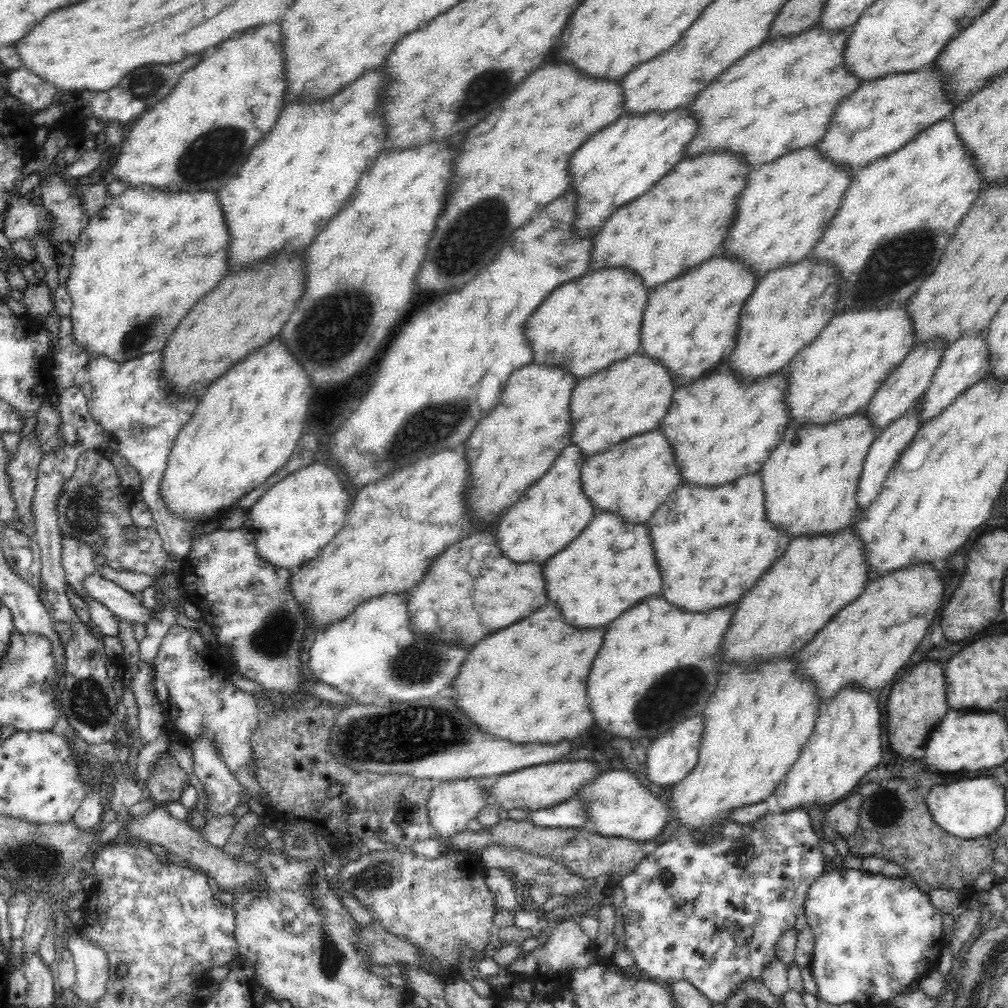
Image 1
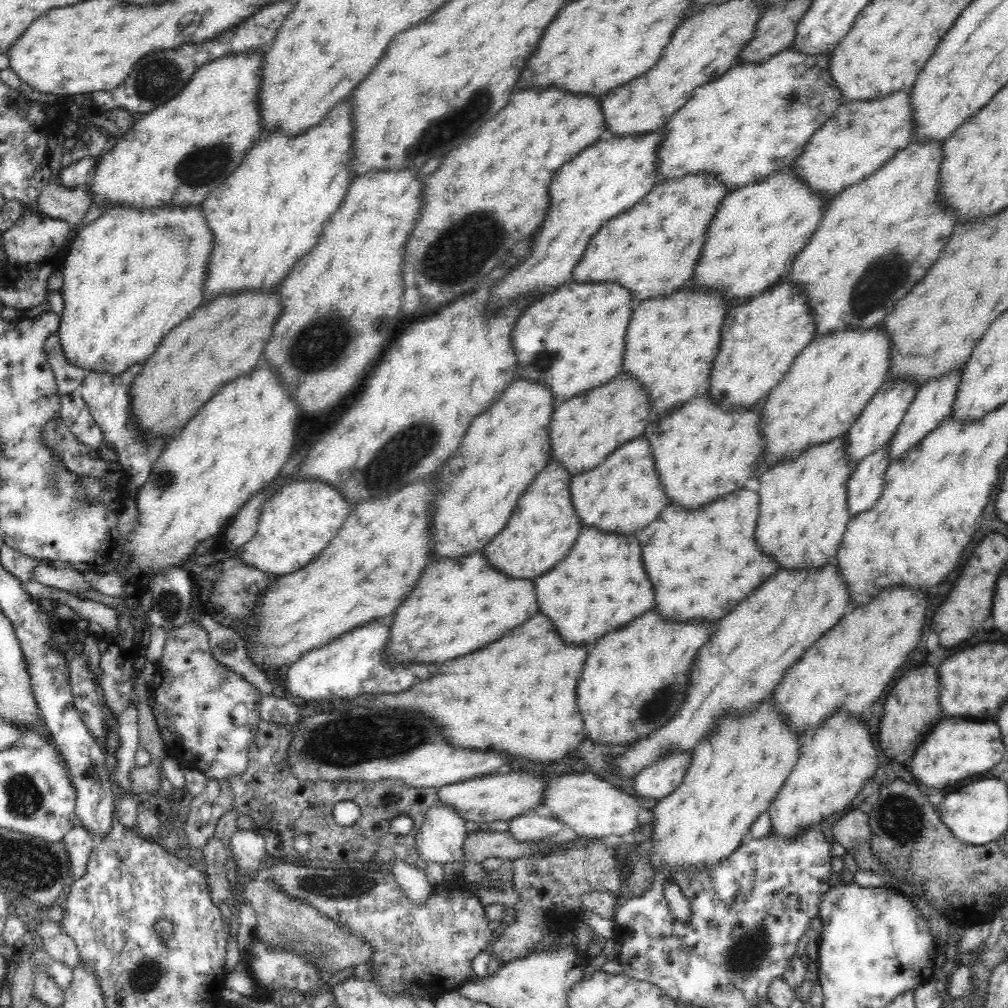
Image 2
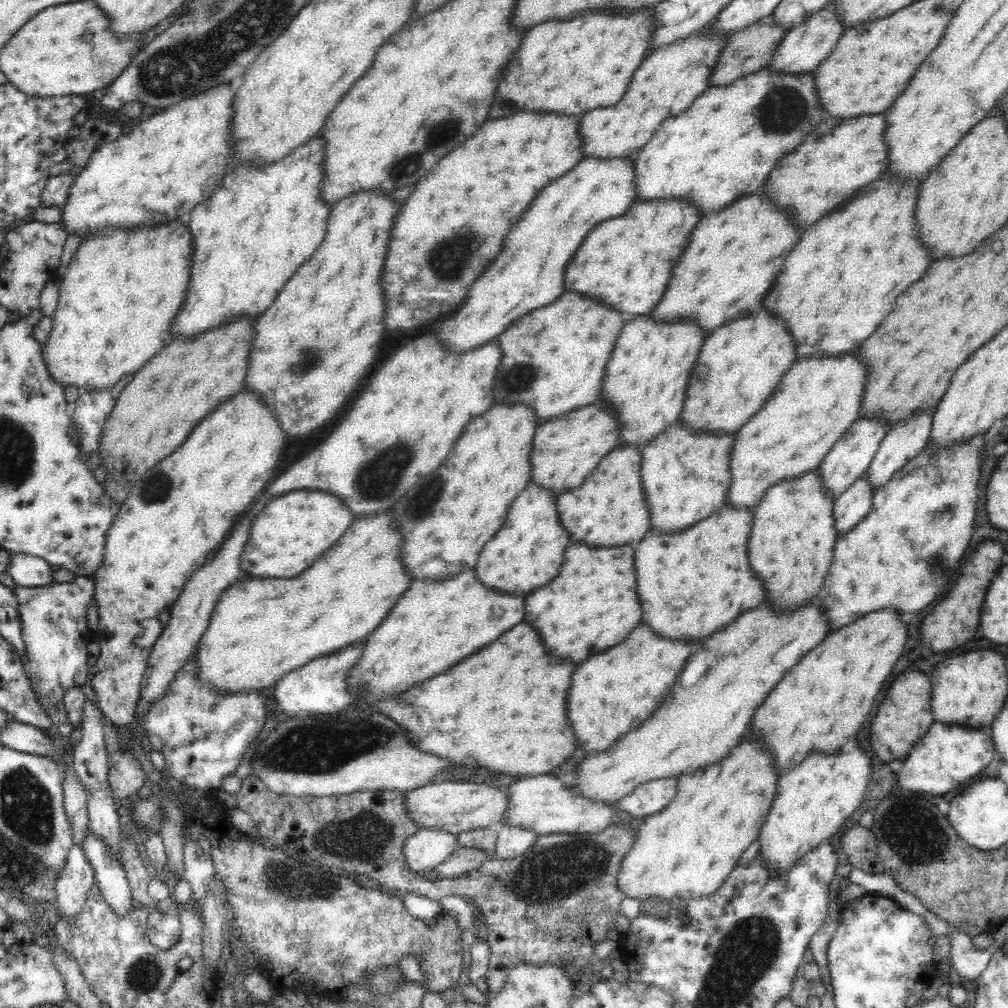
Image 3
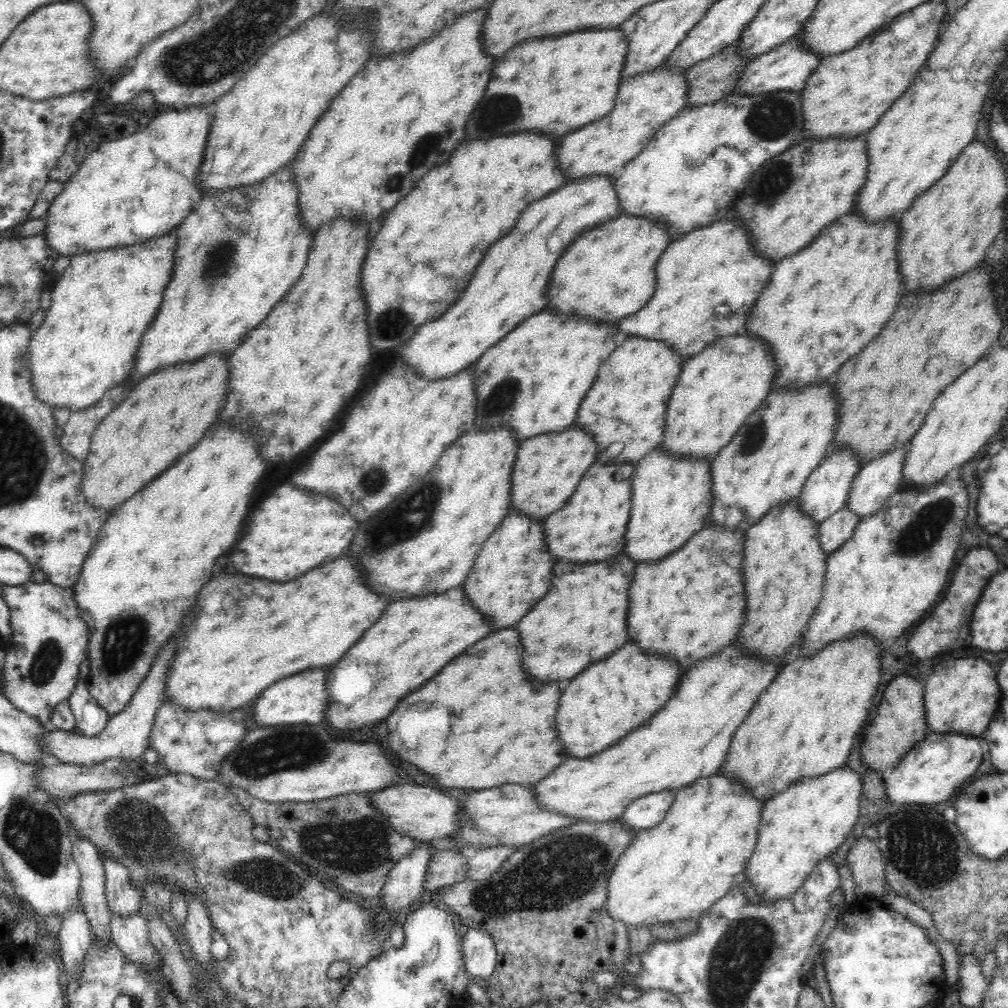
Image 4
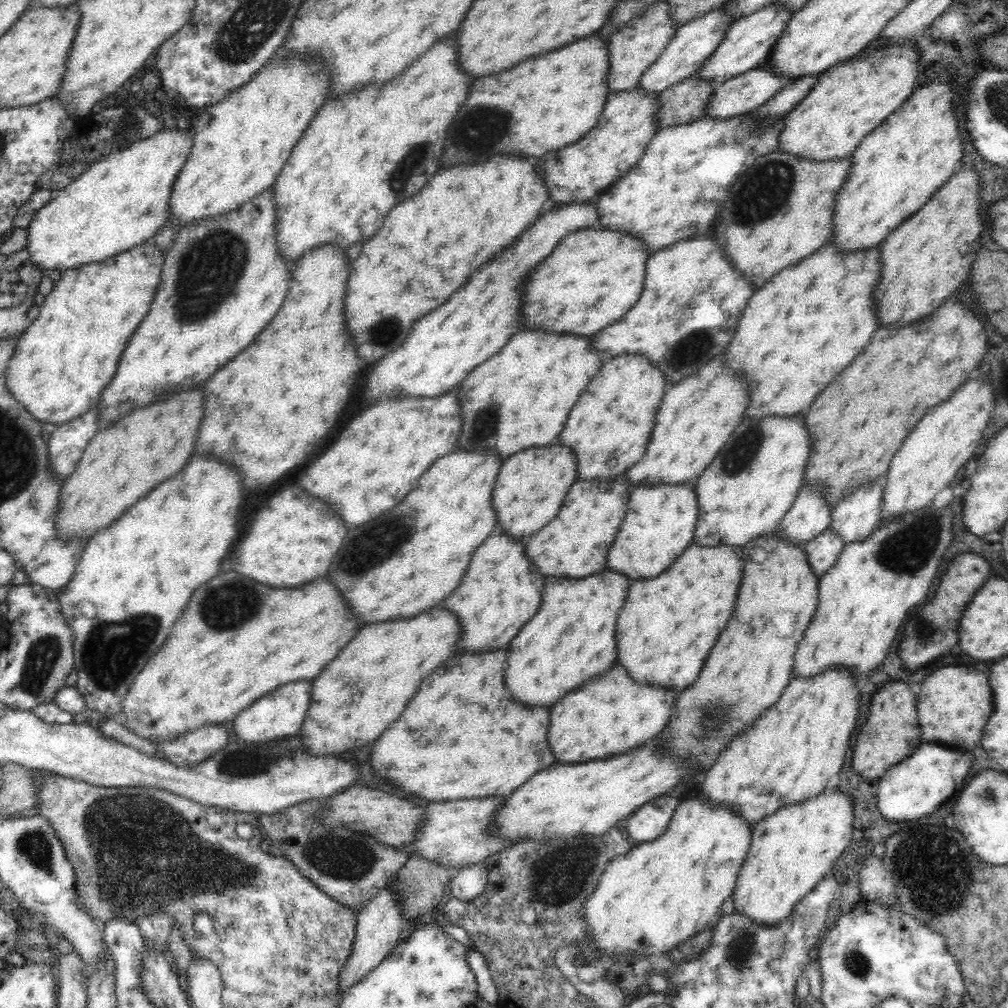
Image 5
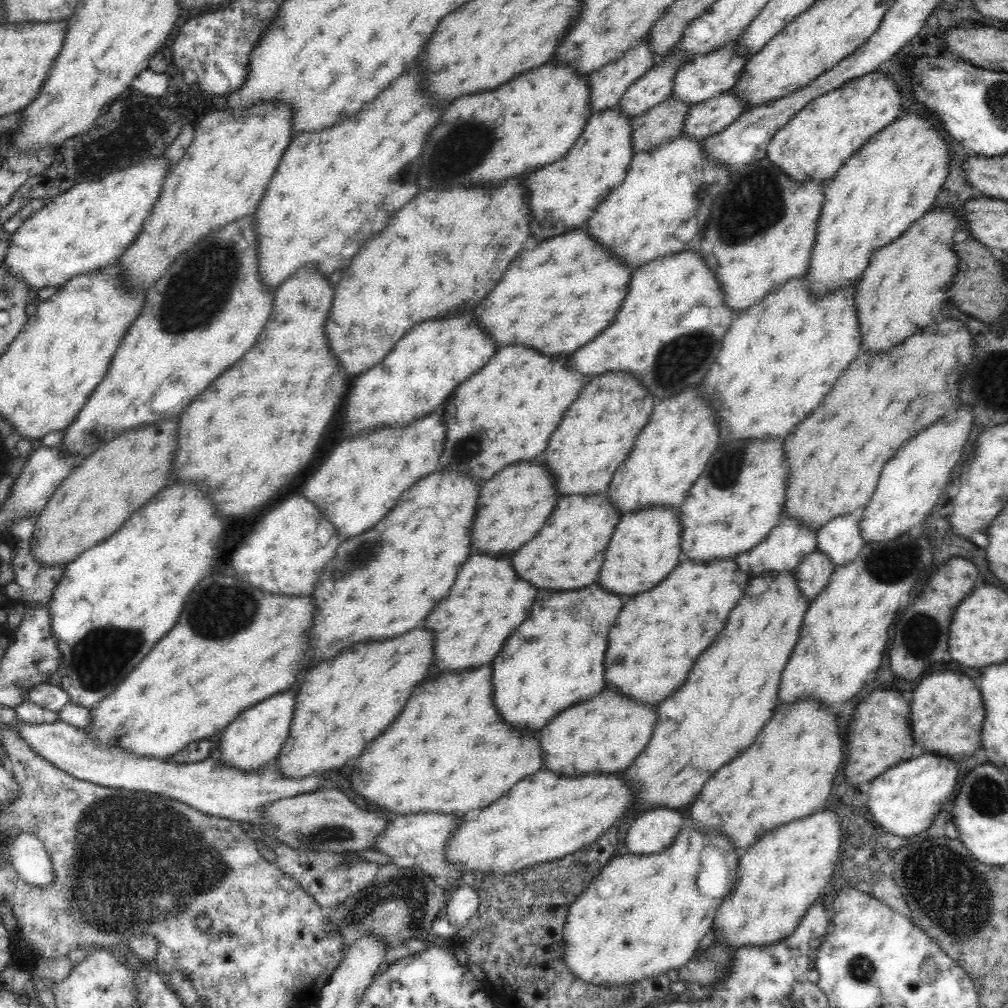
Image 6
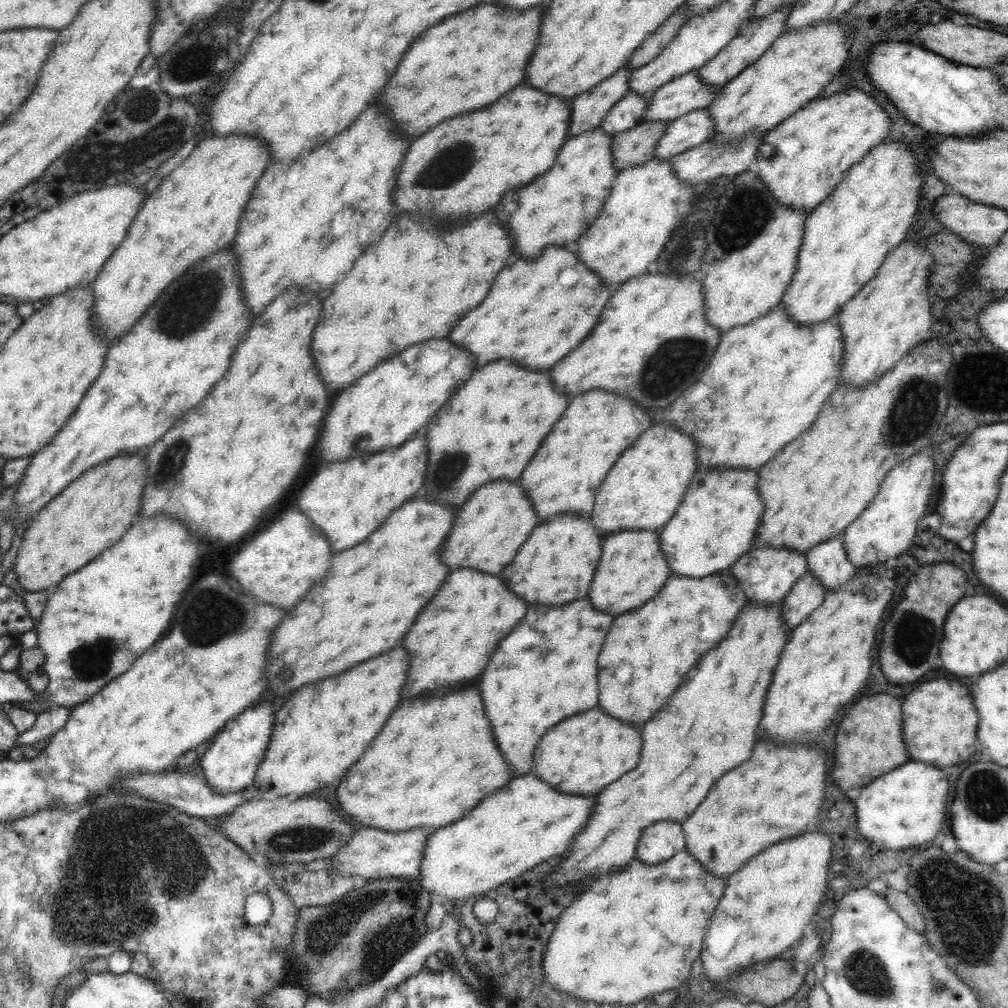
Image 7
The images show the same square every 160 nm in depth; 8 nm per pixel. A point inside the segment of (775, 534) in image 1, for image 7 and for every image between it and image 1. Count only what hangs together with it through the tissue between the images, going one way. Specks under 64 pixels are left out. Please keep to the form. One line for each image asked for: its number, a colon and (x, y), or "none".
2: (702, 564)
3: (685, 582)
4: (690, 606)
5: (697, 593)
6: (659, 634)
7: (657, 645)

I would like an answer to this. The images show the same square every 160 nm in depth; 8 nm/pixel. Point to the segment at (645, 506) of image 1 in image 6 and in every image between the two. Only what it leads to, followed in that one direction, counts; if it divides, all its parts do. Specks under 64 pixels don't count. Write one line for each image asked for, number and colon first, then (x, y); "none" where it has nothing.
2: (622, 495)
3: (609, 509)
4: (589, 528)
5: (573, 545)
6: (567, 553)

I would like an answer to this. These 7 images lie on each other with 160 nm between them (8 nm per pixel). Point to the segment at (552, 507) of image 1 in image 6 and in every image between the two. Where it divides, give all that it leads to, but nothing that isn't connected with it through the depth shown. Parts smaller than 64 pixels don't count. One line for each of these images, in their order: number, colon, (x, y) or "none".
2: (541, 529)
3: (526, 554)
4: (512, 572)
5: (499, 593)
6: (487, 603)

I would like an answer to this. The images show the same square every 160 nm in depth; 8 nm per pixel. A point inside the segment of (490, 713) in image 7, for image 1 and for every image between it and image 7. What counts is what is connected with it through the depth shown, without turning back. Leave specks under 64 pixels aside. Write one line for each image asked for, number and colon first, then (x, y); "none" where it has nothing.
1: (610, 566)
2: (583, 603)
3: (574, 621)
4: (585, 609)
5: (570, 640)
6: (555, 659)

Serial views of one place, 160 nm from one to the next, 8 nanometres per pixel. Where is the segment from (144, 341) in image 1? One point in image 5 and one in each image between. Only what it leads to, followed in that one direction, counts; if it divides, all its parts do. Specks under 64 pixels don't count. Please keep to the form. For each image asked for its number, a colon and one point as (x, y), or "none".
2: (130, 276)
3: (116, 301)
4: (86, 344)
5: (62, 362)

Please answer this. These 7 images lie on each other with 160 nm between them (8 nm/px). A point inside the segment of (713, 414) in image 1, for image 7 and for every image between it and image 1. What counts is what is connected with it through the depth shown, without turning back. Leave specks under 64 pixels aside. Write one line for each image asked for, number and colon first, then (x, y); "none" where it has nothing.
2: (701, 452)
3: (684, 476)
4: (670, 498)
5: (660, 519)
6: (643, 550)
7: (632, 570)

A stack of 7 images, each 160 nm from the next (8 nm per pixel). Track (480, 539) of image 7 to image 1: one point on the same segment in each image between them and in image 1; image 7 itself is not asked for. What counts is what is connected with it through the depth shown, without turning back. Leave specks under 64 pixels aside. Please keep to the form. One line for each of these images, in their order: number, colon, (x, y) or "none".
1: (628, 398)
2: (582, 432)
3: (564, 452)
4: (547, 468)
5: (530, 488)
6: (510, 509)

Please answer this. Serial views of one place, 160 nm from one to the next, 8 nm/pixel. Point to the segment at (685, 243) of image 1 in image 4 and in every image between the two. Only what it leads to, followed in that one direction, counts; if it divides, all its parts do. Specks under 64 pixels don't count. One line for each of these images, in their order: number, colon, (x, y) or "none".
2: (651, 249)
3: (626, 261)
4: (607, 273)

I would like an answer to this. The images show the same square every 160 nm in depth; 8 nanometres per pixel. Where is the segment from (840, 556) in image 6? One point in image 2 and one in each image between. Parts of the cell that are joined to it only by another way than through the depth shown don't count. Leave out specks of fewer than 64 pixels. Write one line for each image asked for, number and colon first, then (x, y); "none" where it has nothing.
2: (930, 405)
3: (901, 444)
4: (876, 482)
5: (854, 518)

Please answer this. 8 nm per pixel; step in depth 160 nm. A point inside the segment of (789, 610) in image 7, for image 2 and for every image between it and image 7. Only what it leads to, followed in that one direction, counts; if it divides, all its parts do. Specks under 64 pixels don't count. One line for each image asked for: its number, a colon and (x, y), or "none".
2: (865, 484)
3: (848, 510)
4: (833, 532)
5: (821, 553)
6: (813, 573)

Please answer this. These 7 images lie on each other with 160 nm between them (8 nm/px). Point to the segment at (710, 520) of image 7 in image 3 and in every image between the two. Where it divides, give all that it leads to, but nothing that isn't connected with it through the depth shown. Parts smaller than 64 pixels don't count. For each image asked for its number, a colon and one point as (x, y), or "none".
3: (817, 400)
4: (767, 462)
5: (751, 484)
6: (735, 502)

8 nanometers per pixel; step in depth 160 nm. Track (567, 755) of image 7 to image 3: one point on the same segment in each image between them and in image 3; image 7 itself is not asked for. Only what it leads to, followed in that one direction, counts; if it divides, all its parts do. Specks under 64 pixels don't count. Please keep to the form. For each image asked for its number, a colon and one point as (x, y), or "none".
3: (605, 701)
4: (610, 699)
5: (612, 715)
6: (604, 736)

